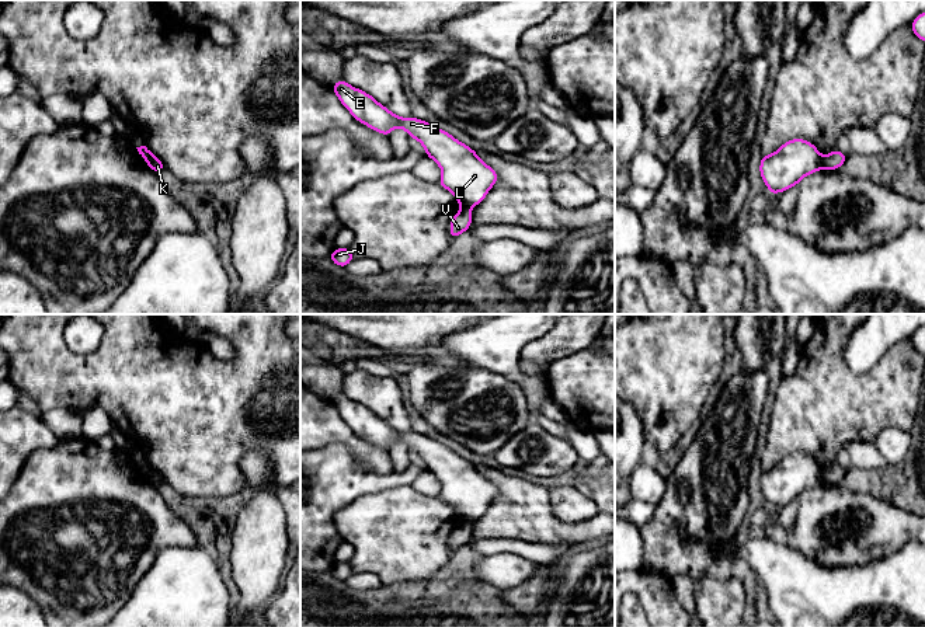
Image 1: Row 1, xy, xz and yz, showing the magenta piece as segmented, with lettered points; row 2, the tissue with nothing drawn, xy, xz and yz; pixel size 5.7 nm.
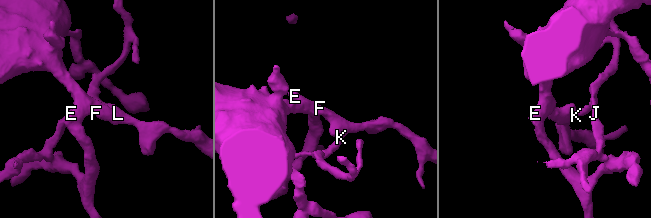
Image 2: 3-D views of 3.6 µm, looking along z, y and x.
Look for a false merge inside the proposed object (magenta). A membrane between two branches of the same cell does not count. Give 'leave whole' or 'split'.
split

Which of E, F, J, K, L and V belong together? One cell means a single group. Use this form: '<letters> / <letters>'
E F K L / J V

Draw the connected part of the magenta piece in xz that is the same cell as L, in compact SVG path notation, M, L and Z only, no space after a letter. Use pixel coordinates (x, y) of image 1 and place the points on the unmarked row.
M342 393L331 404L358 436L386 450L400 440L408 452L417 453L424 460L425 470L442 484L438 498L451 505L462 522L472 523L481 518L498 495L497 487L473 463L448 446L414 431L394 429L372 410L350 400Z

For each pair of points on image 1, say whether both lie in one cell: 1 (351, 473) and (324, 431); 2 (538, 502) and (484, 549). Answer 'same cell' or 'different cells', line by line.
1: different cells
2: different cells

